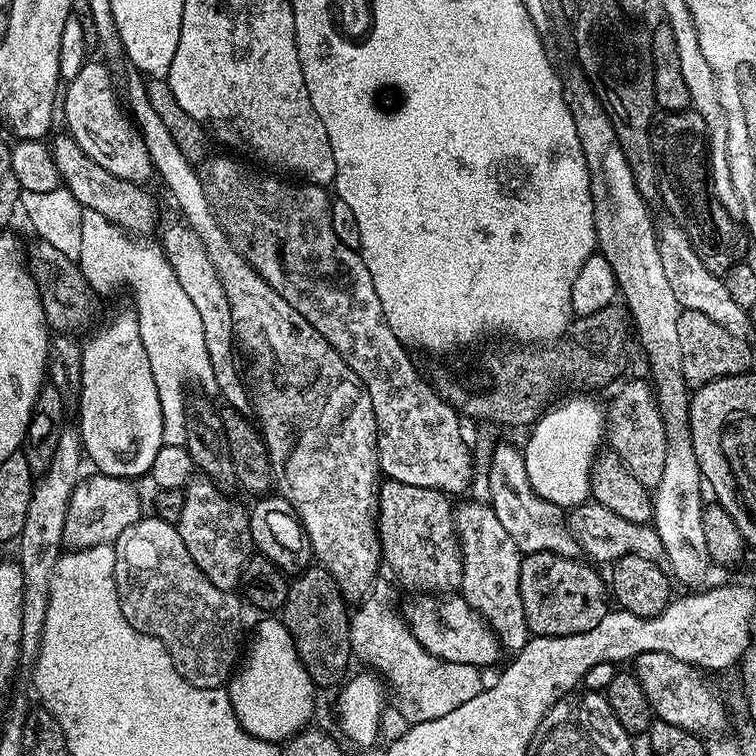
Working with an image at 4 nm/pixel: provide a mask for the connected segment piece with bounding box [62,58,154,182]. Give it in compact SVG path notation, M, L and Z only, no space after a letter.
M89 59L73 80L67 81L63 89L64 128L67 134L74 138L76 145L90 158L94 158L98 166L102 166L102 170L110 170L110 174L123 180L144 182L144 179L154 172L152 156L148 153L141 135L132 137L128 133L129 121L126 116L124 121L120 104L112 93L112 80L107 72L109 69L99 59L96 60Z

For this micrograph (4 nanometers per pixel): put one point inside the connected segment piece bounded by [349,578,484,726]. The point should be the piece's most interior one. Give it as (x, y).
(430, 688)

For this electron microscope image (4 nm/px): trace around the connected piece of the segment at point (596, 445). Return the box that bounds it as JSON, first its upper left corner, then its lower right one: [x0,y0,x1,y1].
[522,396,606,510]

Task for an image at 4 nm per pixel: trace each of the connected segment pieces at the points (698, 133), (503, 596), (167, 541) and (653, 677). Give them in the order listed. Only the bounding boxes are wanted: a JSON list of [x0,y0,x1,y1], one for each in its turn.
[[652,110,746,277],[454,502,530,654],[114,514,242,688],[634,652,724,734]]

